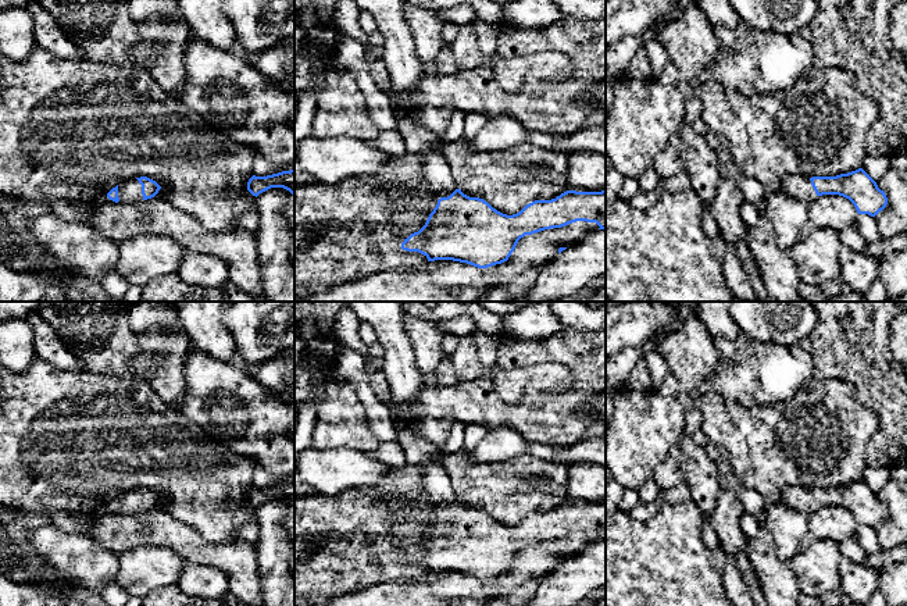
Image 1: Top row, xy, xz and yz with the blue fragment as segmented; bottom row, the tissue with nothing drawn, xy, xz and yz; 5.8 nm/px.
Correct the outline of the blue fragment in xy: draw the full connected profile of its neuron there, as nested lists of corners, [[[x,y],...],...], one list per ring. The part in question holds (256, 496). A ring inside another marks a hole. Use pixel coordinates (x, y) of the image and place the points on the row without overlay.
[[[294,481],[267,488],[253,486],[247,493],[247,502],[256,509],[271,499],[283,499],[294,506]]]

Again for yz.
[[[863,480],[836,488],[788,486],[782,491],[781,503],[804,514],[822,506],[839,506],[849,510],[858,525],[871,528],[888,516],[885,503]]]

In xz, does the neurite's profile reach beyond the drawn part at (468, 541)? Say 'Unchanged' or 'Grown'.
Grown

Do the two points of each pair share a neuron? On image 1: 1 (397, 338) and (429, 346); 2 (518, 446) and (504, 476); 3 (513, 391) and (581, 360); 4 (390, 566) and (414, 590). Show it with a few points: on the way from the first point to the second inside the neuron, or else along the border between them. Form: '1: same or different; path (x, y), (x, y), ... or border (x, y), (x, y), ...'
1: different; border (403, 316), (421, 373)
2: different; border (527, 453), (506, 460), (481, 463)
3: different; border (535, 363), (559, 362), (574, 374)
4: different; border (428, 573), (417, 578), (388, 580), (371, 585)

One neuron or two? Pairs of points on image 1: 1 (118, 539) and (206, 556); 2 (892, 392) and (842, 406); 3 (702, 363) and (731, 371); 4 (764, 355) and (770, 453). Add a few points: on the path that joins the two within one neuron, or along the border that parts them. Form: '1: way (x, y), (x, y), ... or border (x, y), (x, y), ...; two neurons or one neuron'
1: way (140, 537), (178, 537), (184, 541); one neuron
2: border (836, 378), (853, 387), (877, 417), (878, 428); two neurons
3: border (713, 337), (718, 350), (718, 367), (697, 388); two neurons
4: border (797, 389), (785, 400), (753, 406), (735, 400); two neurons

